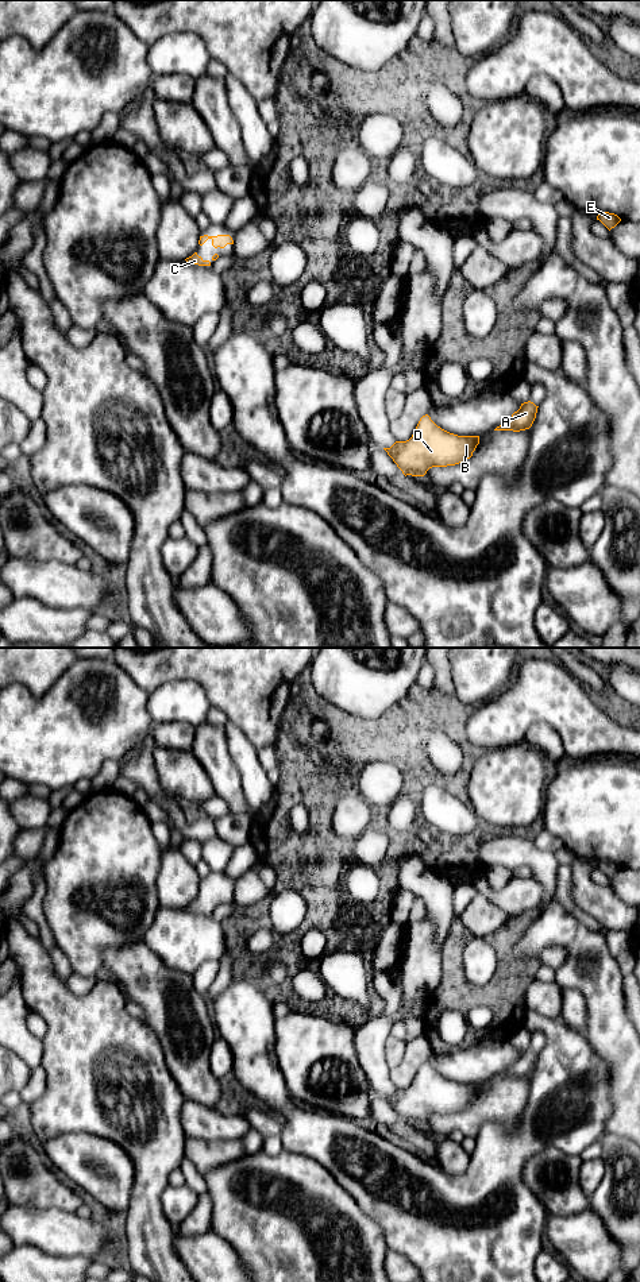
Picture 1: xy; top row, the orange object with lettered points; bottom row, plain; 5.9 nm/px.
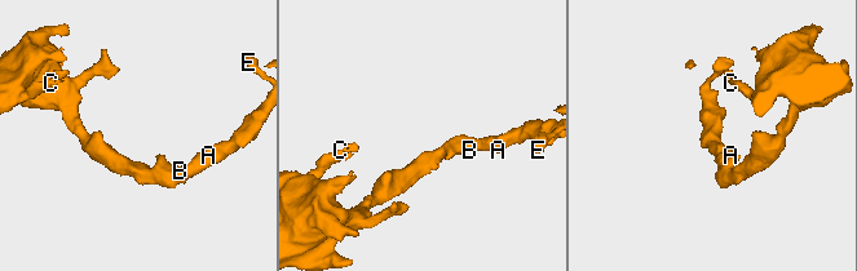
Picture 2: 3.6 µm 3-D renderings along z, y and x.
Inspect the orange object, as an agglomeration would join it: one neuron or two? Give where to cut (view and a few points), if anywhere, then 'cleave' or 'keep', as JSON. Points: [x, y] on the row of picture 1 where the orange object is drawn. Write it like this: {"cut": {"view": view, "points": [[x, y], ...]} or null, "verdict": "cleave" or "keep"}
{"cut": null, "verdict": "keep"}

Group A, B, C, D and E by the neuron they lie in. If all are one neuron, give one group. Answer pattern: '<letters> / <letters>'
A B C D E

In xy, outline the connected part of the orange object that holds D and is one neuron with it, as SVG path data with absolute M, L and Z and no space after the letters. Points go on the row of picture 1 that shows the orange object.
M428 414L423 416L406 441L383 448L402 474L424 476L432 467L447 467L473 456L479 436L458 436L437 426Z

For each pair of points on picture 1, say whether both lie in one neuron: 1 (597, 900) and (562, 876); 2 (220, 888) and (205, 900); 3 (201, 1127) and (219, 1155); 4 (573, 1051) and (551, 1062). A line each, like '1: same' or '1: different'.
1: different
2: same
3: same
4: same

